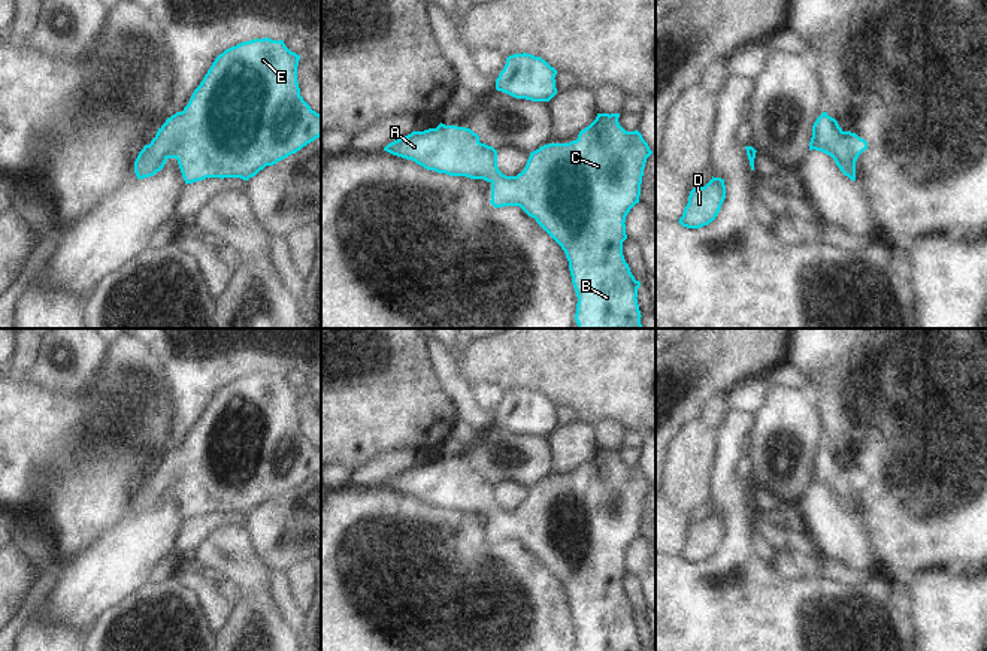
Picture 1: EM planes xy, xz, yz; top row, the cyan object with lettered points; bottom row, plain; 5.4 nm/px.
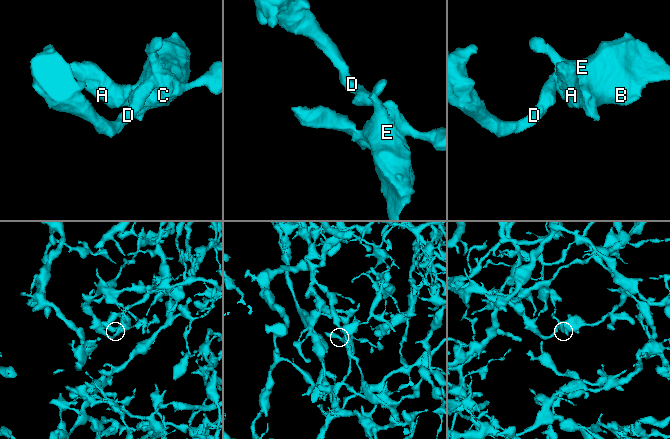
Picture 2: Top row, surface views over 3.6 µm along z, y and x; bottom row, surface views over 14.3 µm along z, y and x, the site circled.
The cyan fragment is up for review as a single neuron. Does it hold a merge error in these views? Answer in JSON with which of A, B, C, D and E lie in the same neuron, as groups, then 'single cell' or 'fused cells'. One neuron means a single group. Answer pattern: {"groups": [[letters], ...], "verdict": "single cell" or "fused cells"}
{"groups": [["A", "B", "C", "D", "E"]], "verdict": "single cell"}

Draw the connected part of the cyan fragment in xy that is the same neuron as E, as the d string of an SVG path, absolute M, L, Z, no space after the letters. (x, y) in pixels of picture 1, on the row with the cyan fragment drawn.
M269 37L242 42L225 49L212 63L182 112L176 112L158 128L134 161L137 179L154 176L169 158L176 158L185 184L206 178L240 178L248 181L266 166L296 154L321 136L321 115L300 96L297 66L300 55L291 52L284 40Z

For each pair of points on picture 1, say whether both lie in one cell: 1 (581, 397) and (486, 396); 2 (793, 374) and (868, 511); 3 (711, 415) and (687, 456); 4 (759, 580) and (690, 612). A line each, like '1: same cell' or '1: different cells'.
1: different cells
2: same cell
3: different cells
4: same cell

